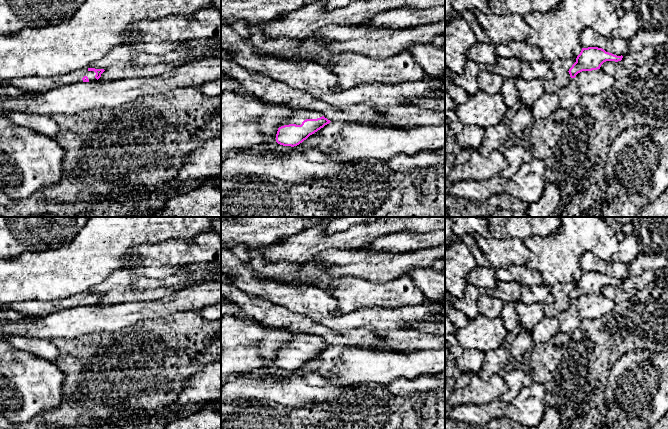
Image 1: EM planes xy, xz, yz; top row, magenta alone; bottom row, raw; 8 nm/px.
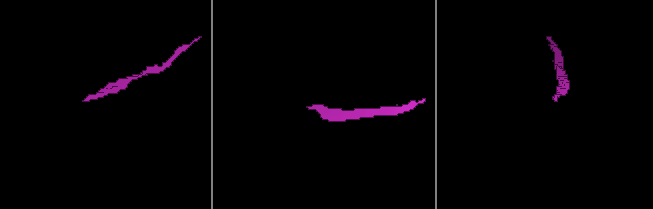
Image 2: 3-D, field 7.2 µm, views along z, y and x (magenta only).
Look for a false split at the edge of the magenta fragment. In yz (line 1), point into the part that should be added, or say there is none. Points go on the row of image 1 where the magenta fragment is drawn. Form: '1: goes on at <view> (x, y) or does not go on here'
1: does not go on here

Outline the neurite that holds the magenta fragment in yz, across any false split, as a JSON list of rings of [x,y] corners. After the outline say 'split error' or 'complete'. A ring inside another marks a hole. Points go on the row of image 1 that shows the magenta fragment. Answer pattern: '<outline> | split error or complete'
[[[588,47],[582,48],[580,54],[576,58],[576,62],[569,69],[571,78],[582,71],[592,71],[600,69],[601,65],[606,61],[621,61],[623,56],[617,56],[612,53],[606,52],[602,48]]] | complete

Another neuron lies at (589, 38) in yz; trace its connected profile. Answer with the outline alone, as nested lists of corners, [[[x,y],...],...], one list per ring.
[[[587,28],[580,37],[582,48],[598,47],[617,56],[624,56],[628,50],[628,41],[622,38],[603,37],[596,31]]]

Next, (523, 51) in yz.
[[[525,41],[497,44],[496,52],[500,57],[515,57],[521,62],[535,62],[544,60],[540,49],[536,46],[529,45]]]

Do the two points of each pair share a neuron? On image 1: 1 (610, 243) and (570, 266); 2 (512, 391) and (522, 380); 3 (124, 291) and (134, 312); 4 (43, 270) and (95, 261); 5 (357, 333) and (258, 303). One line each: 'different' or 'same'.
1: same
2: same
3: different
4: same
5: same

